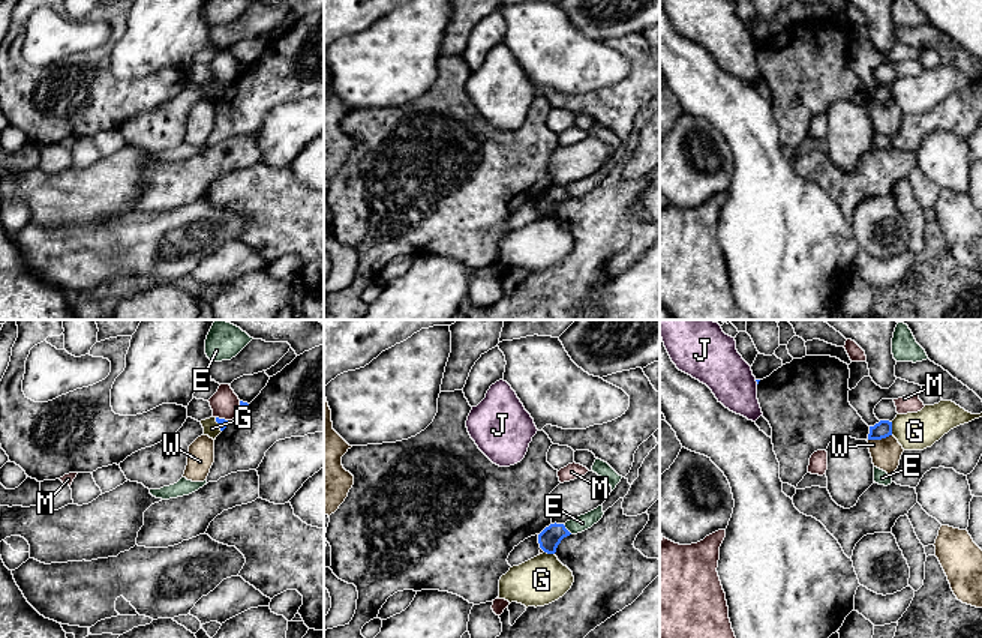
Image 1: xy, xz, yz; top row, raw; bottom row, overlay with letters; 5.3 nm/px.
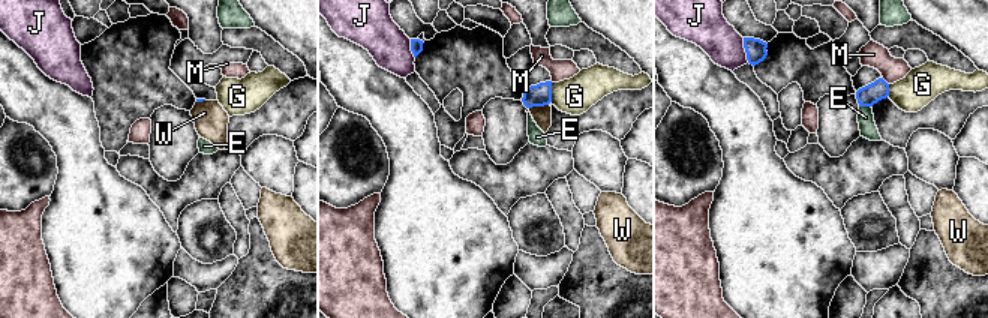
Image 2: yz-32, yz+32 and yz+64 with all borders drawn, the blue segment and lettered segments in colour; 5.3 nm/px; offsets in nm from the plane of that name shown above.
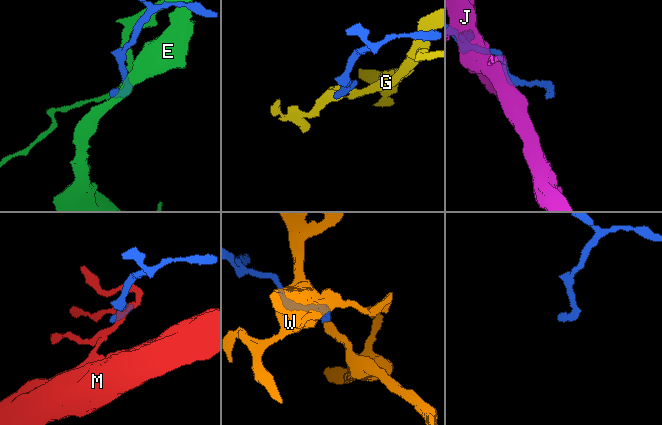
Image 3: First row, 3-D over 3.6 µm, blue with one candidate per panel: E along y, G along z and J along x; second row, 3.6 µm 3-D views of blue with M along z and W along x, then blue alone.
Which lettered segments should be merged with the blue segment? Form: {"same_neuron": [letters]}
{"same_neuron": []}

